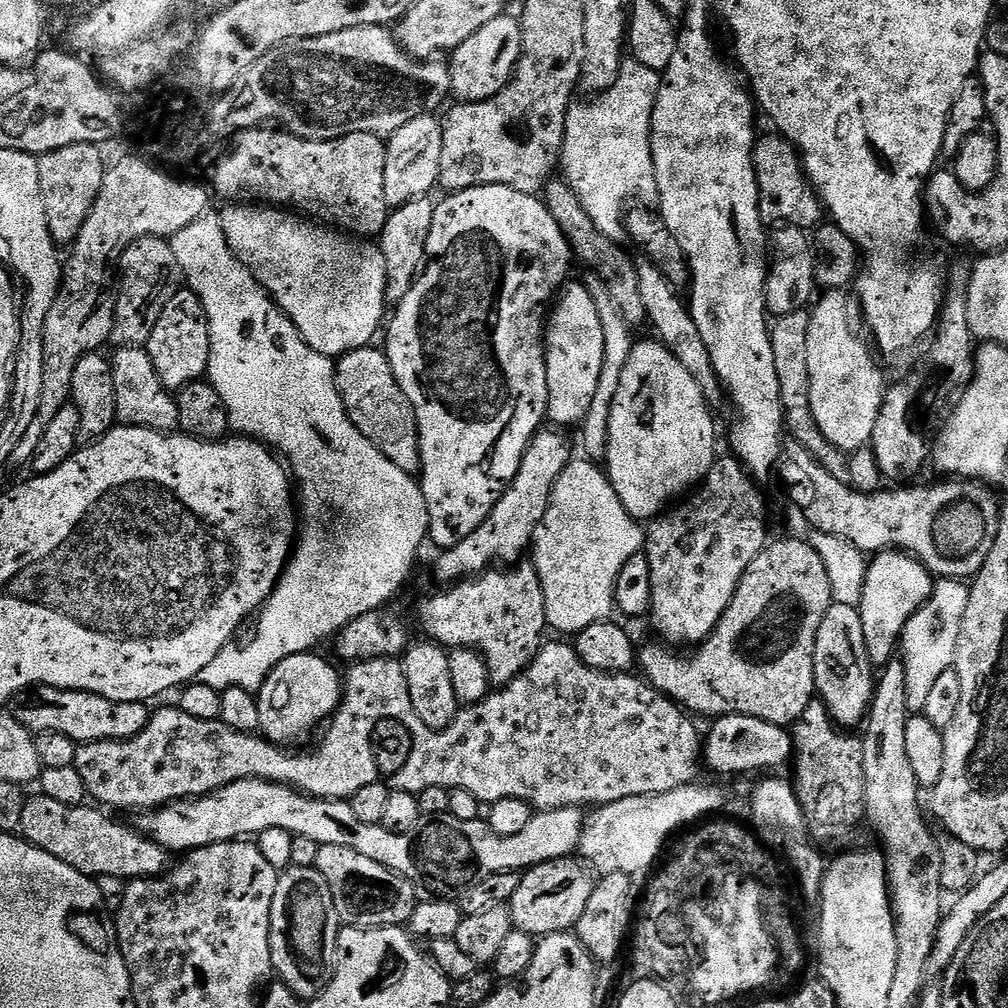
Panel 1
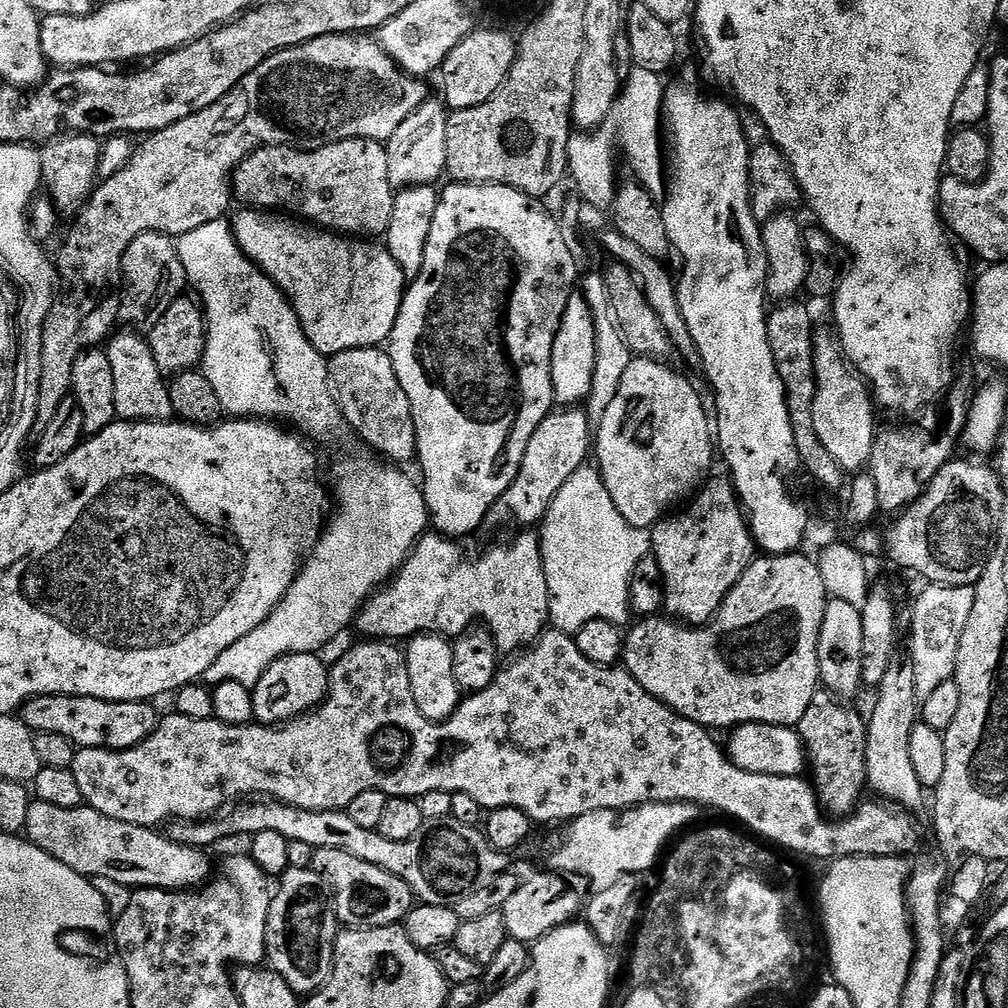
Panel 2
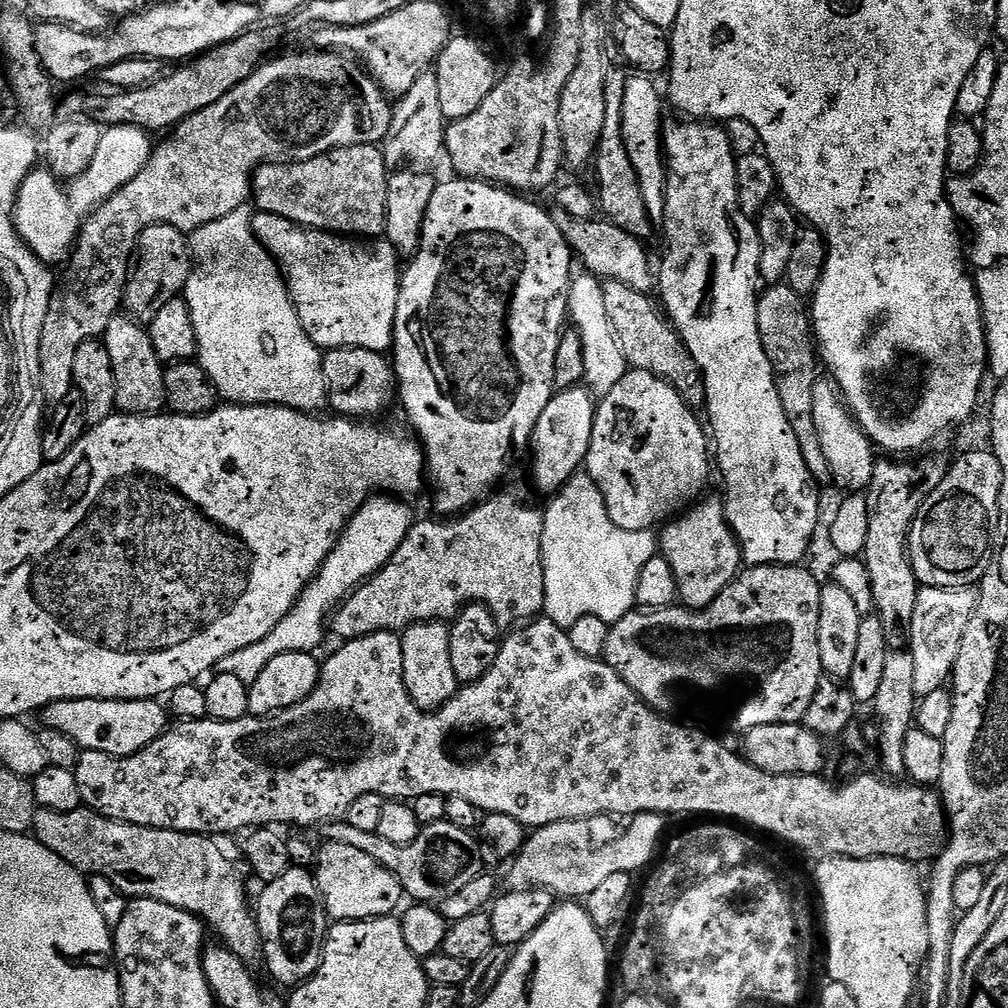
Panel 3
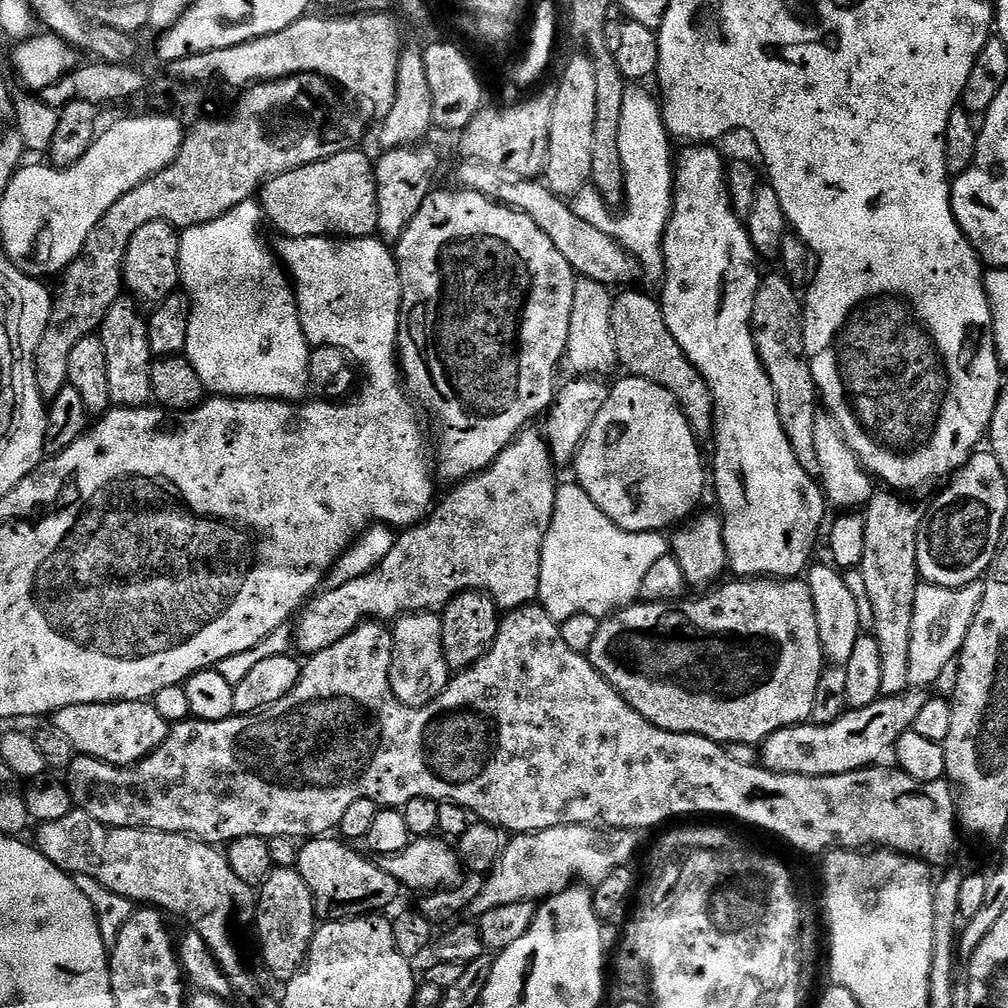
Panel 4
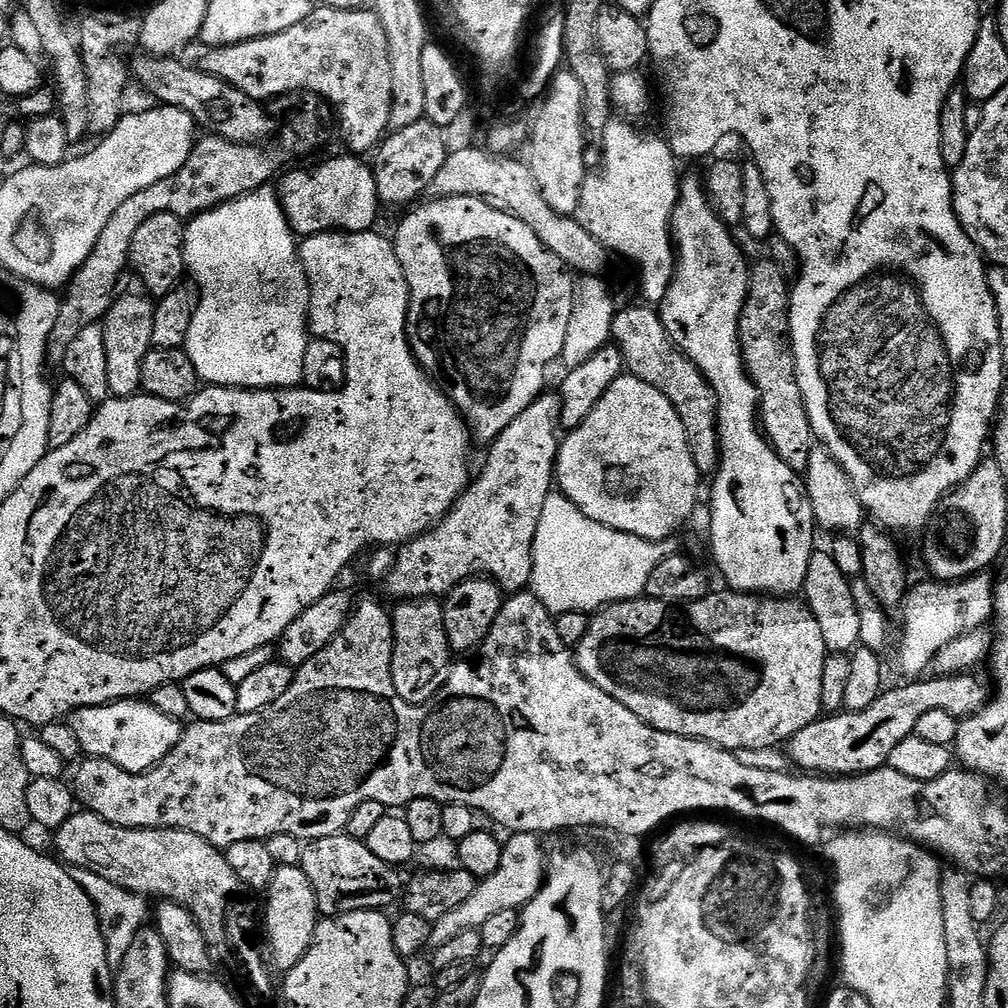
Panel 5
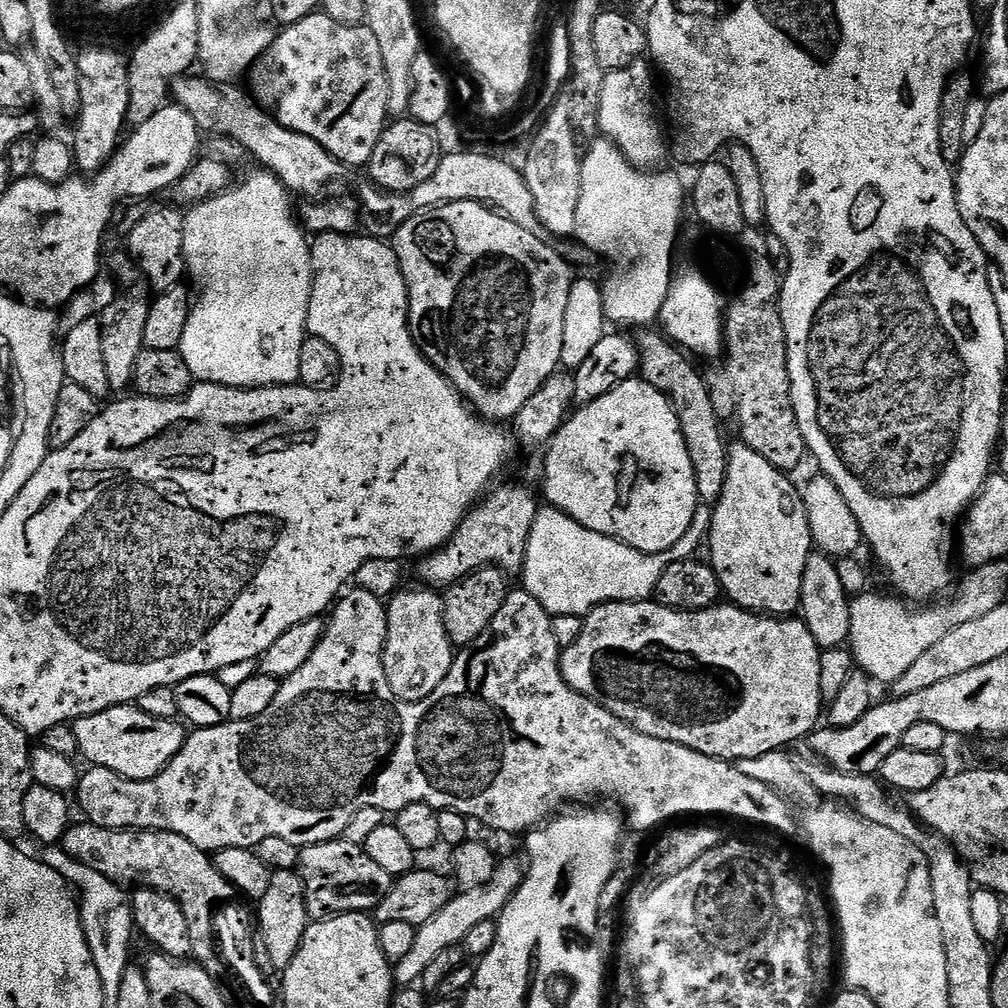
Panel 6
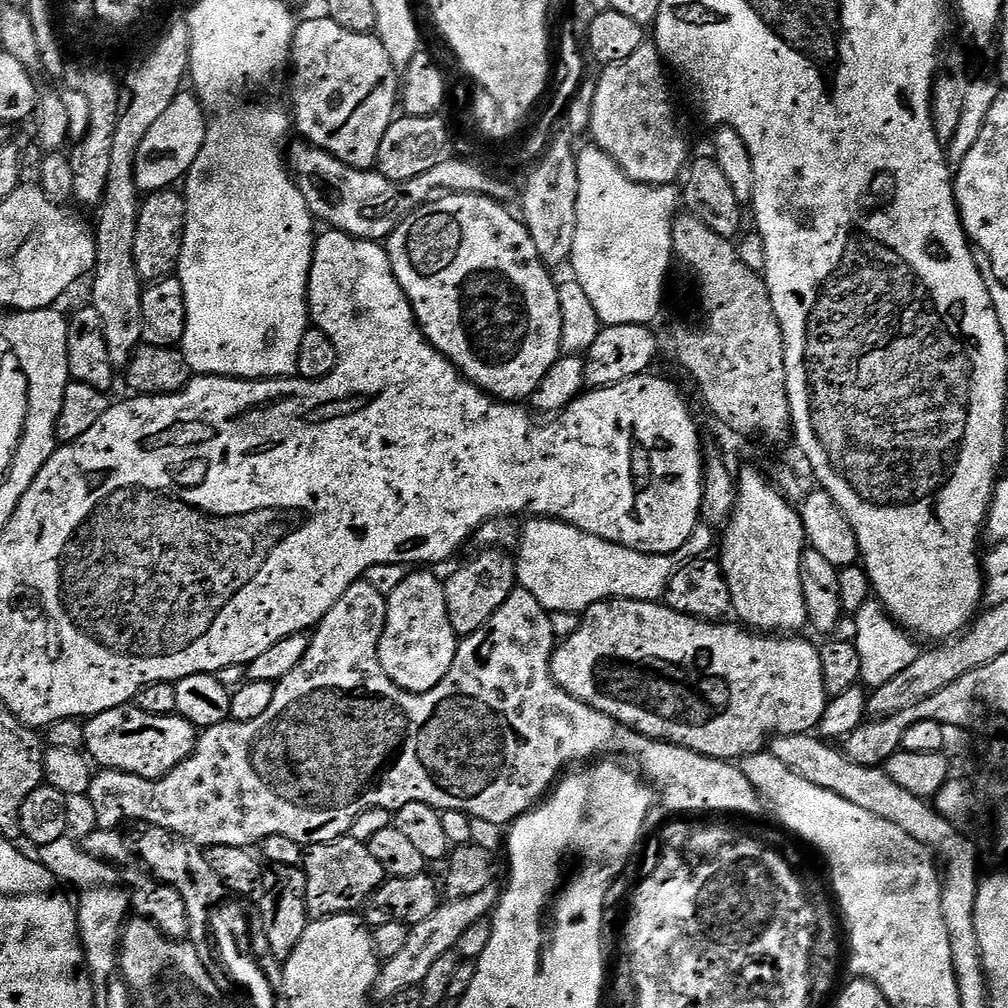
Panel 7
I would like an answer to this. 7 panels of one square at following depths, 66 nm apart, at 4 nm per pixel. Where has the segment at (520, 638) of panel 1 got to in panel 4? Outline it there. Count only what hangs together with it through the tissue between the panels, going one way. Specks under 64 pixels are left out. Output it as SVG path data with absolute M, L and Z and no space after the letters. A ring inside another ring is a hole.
M529 426L522 429L518 435L510 442L510 446L506 446L506 450L502 450L498 454L498 458L494 458L494 462L483 472L471 479L459 483L454 492L450 493L444 501L439 501L438 507L427 518L418 524L412 525L411 528L399 533L396 545L390 550L390 554L386 554L386 558L382 558L382 562L374 570L370 570L366 574L362 574L358 578L354 578L345 584L338 584L329 587L329 592L321 591L319 594L313 595L307 601L306 607L299 613L298 621L300 626L294 632L294 644L298 649L304 651L305 657L318 654L322 650L334 646L334 642L338 642L342 638L346 638L346 634L354 631L359 624L366 624L373 620L376 622L395 622L401 616L408 615L409 612L434 612L439 613L449 602L458 594L462 594L466 590L478 590L490 594L490 598L494 598L494 602L502 610L511 610L513 608L525 608L527 604L533 603L540 594L540 579L542 578L542 550L544 549L544 539L550 530L550 522L554 514L554 502L556 501L556 489L558 487L558 479L556 480L556 472L558 465L552 461L550 454L550 446L548 439L539 427Z

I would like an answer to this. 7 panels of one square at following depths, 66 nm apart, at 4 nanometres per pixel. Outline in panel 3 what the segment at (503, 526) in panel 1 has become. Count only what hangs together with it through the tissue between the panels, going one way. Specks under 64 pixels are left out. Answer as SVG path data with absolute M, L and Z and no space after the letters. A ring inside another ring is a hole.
M573 386L571 388L561 388L553 391L550 402L546 402L546 410L542 410L542 414L539 416L538 422L532 431L532 439L530 441L530 453L532 452L532 480L536 483L537 490L540 491L545 498L551 497L553 494L559 492L560 489L566 486L566 482L570 482L572 476L577 475L577 473L585 467L588 459L588 451L590 450L590 438L594 434L594 418L596 417L597 407L597 401L594 399L592 393L588 391L587 387L584 386Z

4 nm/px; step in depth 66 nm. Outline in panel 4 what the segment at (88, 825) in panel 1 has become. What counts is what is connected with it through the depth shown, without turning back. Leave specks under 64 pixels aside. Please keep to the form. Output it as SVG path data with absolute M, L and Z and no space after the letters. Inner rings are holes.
M79 810L66 814L66 818L58 818L58 822L40 824L37 829L35 847L64 871L97 879L114 894L141 905L185 916L204 939L233 989L248 1000L259 998L260 984L244 965L244 956L232 937L235 920L248 925L255 921L258 896L253 885L238 878L227 855L217 845L197 840L195 836L185 836L182 832L111 828Z

